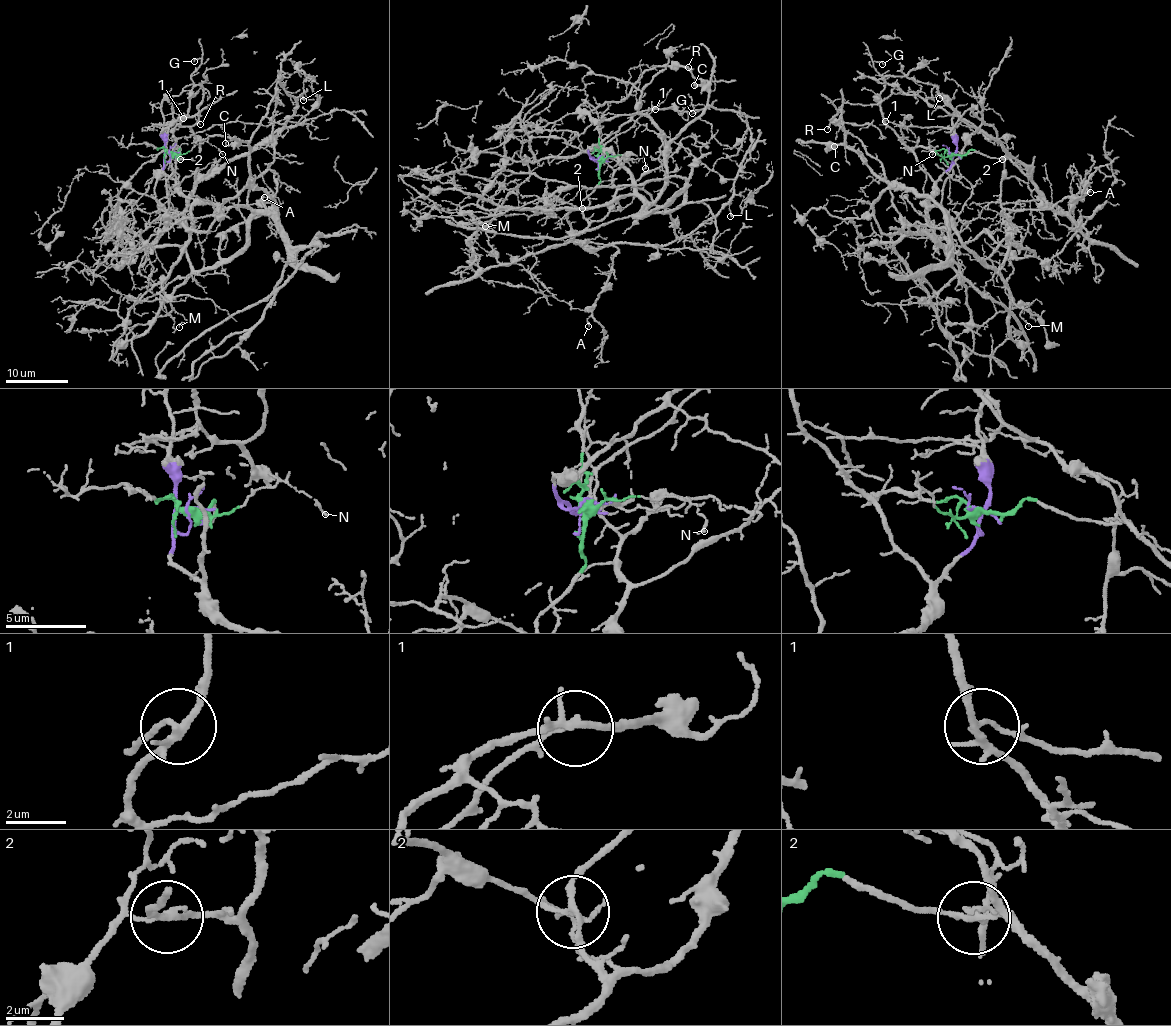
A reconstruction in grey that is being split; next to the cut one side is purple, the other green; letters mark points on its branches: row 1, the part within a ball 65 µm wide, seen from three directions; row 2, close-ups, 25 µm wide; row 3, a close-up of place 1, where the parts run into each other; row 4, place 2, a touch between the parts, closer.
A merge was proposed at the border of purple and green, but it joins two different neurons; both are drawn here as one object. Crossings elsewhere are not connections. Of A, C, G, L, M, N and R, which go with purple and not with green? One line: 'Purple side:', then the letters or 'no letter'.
Purple side: A, C, G, M, R

